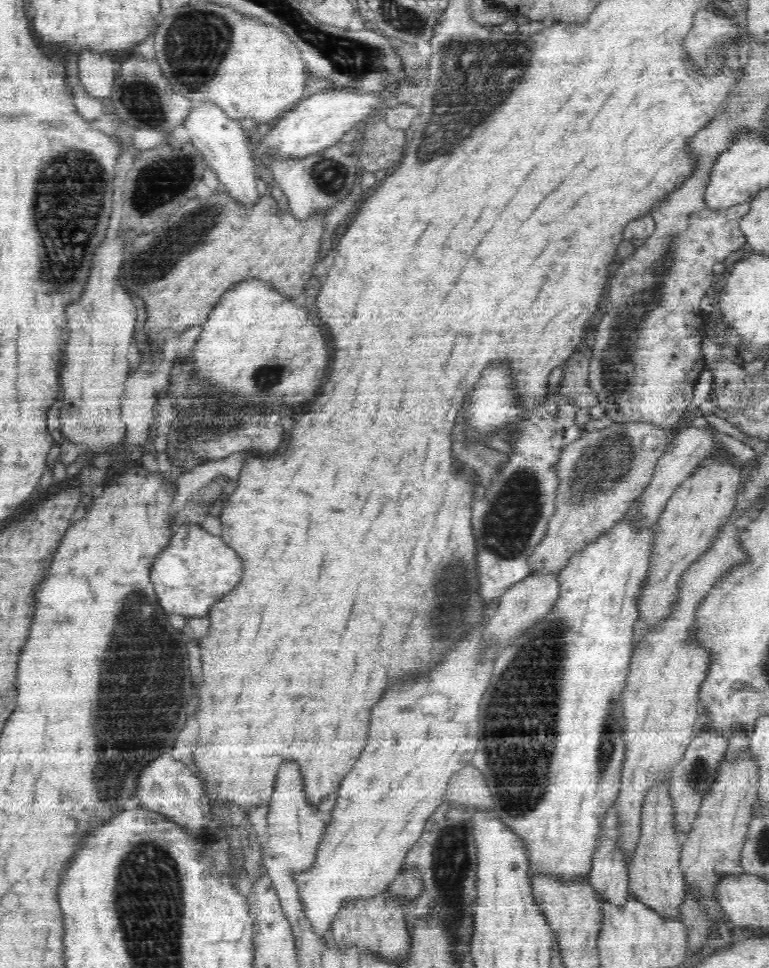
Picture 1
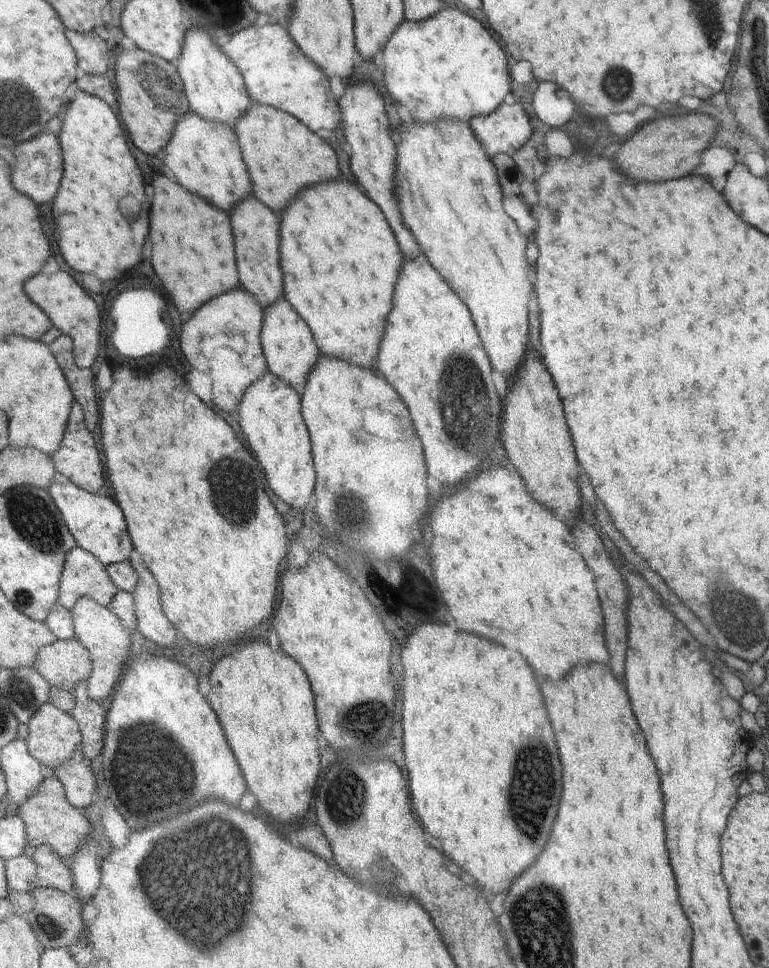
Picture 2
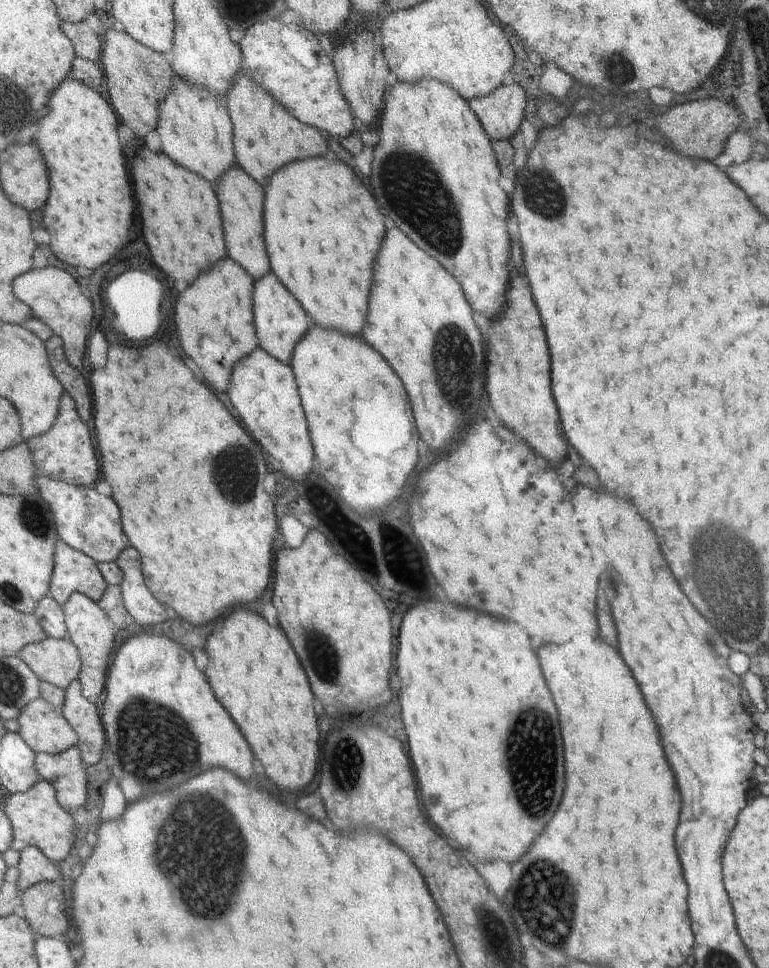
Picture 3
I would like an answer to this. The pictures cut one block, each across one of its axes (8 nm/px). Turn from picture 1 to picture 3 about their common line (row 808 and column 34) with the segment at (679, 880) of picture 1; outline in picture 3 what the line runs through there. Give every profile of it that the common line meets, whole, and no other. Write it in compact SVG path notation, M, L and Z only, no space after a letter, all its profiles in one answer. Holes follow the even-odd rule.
M49 636L42 642L30 643L28 647L17 655L22 657L22 660L25 660L30 665L30 668L34 669L34 672L41 677L42 681L51 682L66 691L69 690L76 679L81 678L85 667L81 649L70 638L57 639Z

